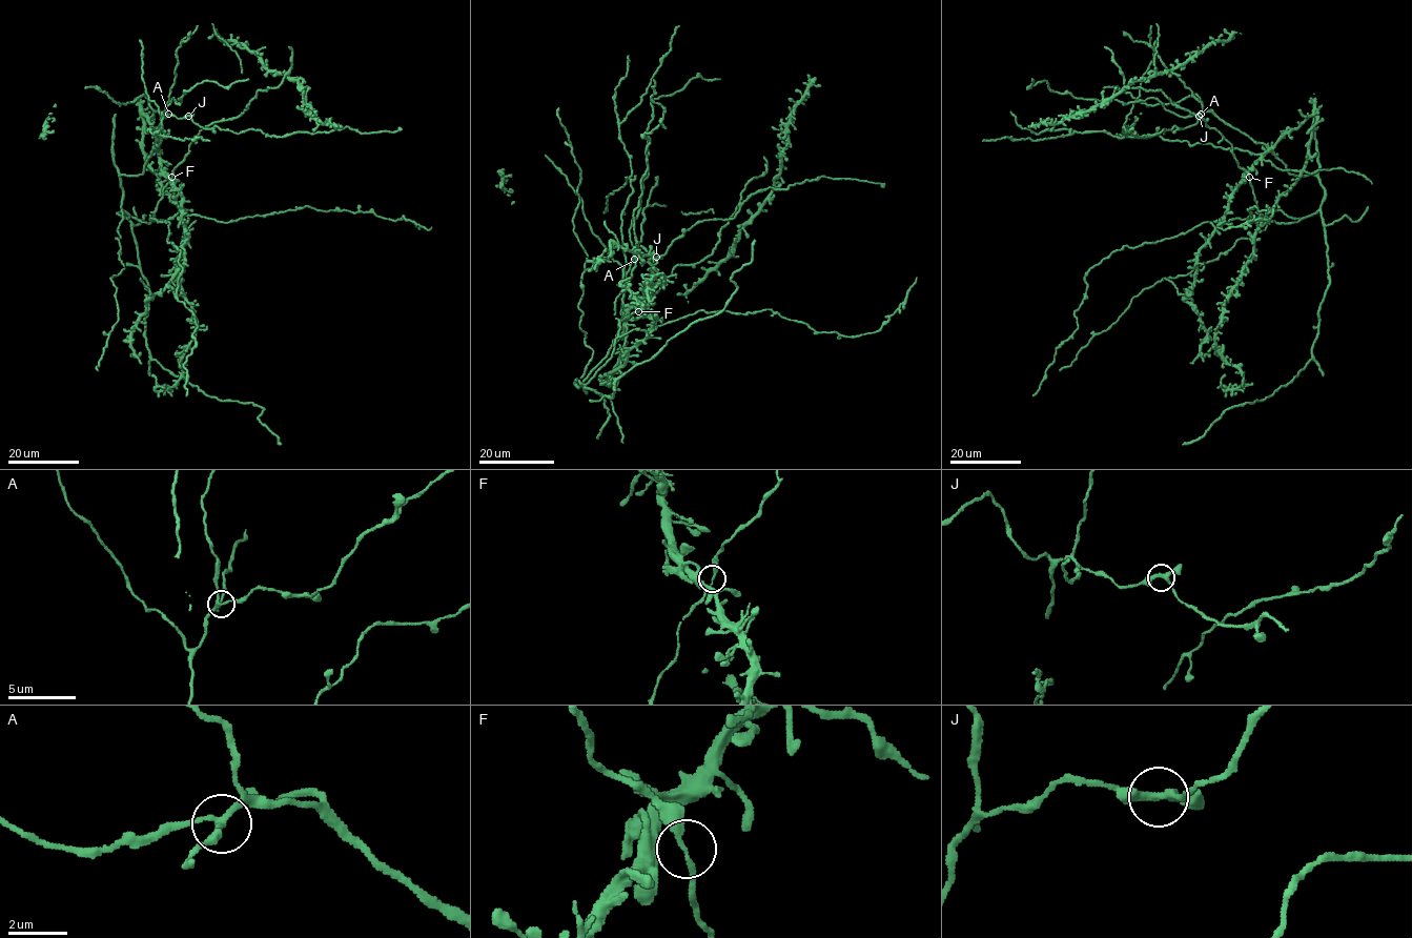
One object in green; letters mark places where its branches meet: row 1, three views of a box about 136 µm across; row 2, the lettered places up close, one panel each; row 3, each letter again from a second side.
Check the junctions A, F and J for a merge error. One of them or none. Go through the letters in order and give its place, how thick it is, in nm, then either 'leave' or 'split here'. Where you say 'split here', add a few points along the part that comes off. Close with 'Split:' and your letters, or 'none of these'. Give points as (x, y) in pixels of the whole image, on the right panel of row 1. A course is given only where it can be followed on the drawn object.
A: (1201, 114) | 180 nm | leave
F: (1249, 177) | 160 nm | leave
J: (1199, 116) | 260 nm | leave
Split: none of these

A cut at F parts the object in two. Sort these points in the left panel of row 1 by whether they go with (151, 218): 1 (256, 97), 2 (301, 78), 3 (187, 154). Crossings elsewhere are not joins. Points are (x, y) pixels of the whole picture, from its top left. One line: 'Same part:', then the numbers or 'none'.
Same part: 2

